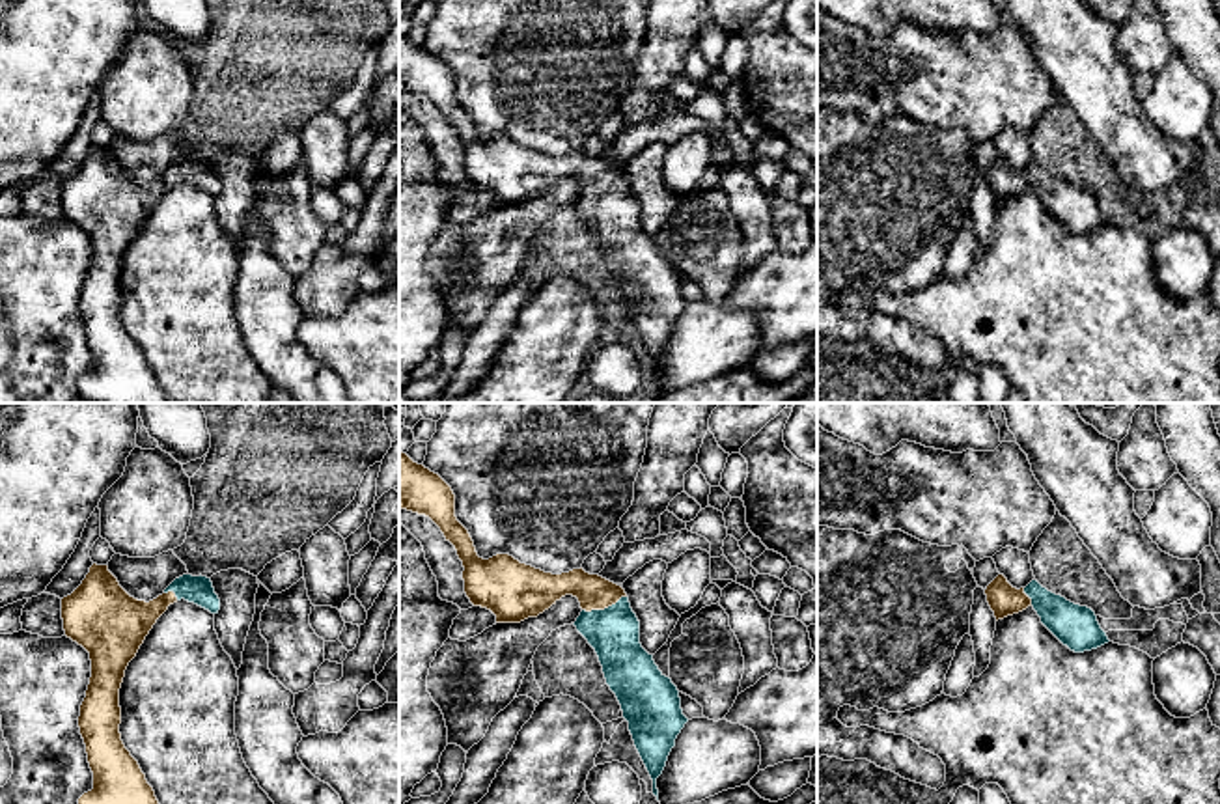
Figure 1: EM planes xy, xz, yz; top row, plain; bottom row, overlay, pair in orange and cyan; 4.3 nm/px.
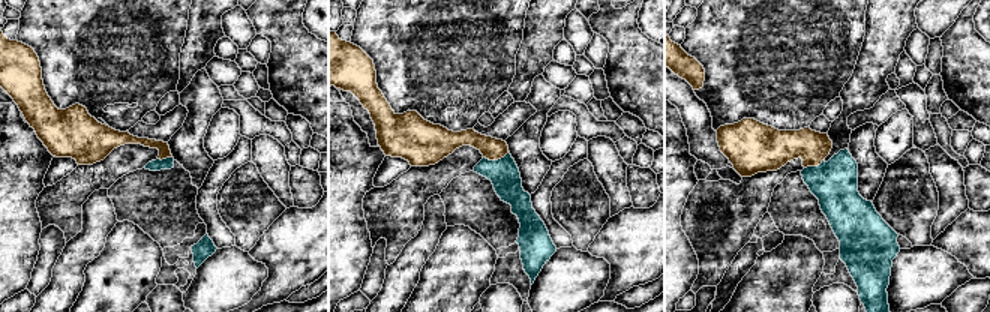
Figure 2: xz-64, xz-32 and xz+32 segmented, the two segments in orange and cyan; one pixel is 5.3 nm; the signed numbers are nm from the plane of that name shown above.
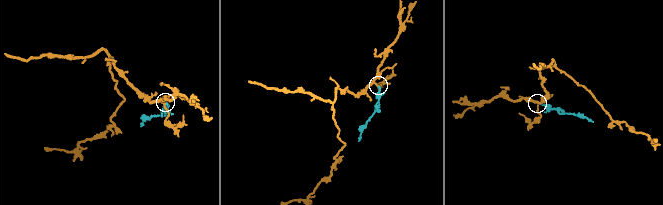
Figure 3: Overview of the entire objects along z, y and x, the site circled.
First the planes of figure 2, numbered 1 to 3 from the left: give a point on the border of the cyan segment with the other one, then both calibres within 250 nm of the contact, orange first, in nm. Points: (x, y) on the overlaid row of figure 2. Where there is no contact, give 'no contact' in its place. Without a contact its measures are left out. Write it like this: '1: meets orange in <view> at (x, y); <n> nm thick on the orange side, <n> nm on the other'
1: meets orange in xz-64 at (164, 158); 70 nm thick on the orange side, 60 nm on the other
2: meets orange in xz-32 at (495, 159); 120 nm thick on the orange side, 160 nm on the other
3: meets orange in xz+32 at (815, 165); 220 nm thick on the orange side, 240 nm on the other

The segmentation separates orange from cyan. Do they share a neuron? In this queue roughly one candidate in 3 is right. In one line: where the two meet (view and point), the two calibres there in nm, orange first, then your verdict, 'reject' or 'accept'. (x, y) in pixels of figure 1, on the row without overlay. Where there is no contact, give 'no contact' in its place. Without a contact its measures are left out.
xz (603, 191) | 150/220 nm | accept

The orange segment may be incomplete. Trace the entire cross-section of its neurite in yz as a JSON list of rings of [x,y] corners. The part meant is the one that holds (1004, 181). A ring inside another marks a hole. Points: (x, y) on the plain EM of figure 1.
[[[998,157],[987,168],[985,177],[996,203],[1032,188],[1041,205],[1074,235],[1091,233],[1110,224],[1091,190],[1048,173],[1037,162],[1017,172],[1004,157]]]

